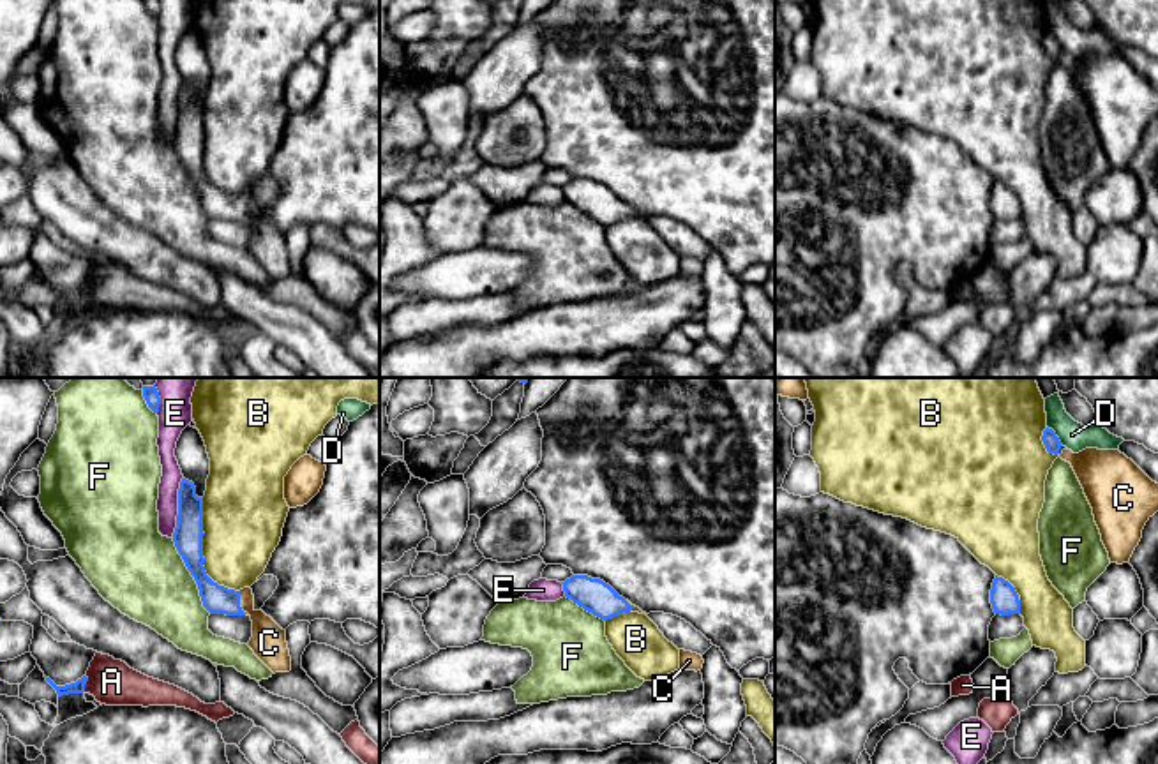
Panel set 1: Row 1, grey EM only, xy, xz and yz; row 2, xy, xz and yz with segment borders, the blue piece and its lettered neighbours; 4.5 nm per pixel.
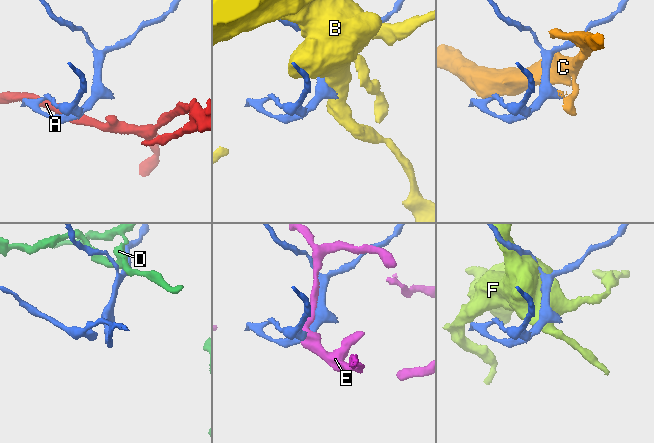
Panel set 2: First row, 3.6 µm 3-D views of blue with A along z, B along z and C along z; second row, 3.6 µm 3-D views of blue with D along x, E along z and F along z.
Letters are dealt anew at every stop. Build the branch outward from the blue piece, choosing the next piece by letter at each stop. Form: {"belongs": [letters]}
{"belongs": ["C"]}

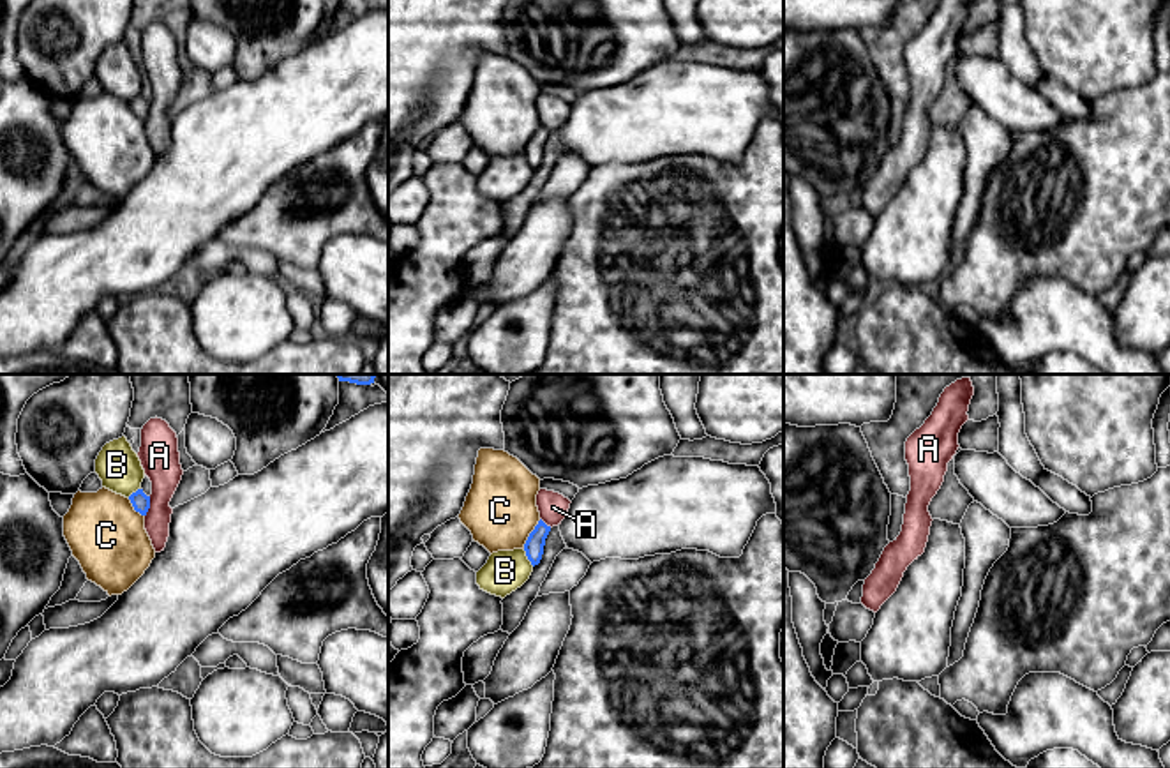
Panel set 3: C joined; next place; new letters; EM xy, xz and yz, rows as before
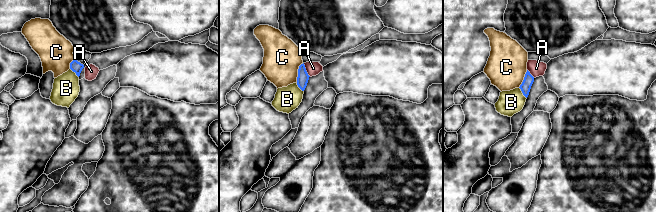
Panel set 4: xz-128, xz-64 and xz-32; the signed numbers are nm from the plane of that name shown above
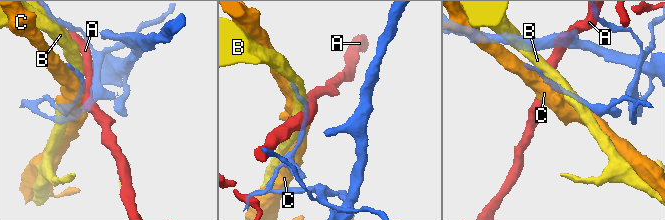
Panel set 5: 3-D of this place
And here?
{"belongs": []}

